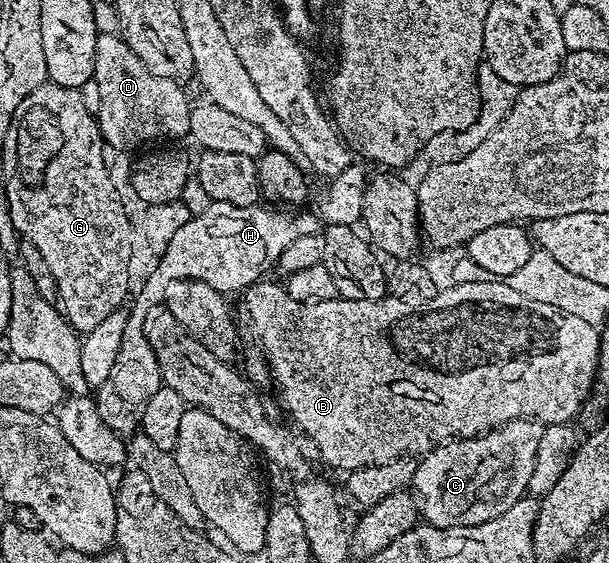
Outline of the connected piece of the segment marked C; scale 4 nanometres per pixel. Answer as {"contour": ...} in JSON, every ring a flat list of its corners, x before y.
{"contour":[[518,419,493,428,475,439,452,440,428,451,416,463,410,484,419,501,421,518,429,526,436,528,464,528,466,525,485,524,506,513,527,494,534,469,534,457,537,456,538,442,542,435,543,426,537,421]]}

